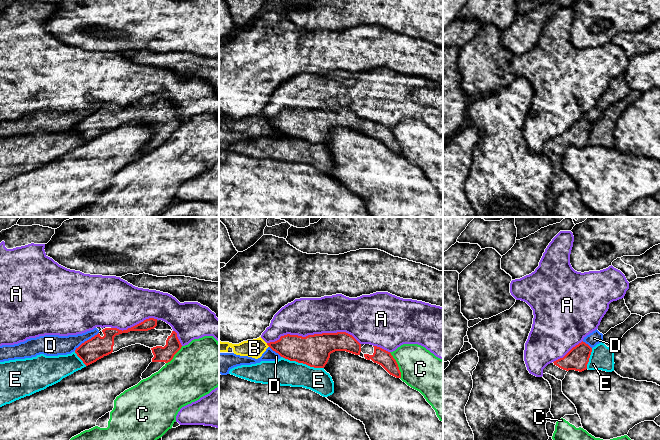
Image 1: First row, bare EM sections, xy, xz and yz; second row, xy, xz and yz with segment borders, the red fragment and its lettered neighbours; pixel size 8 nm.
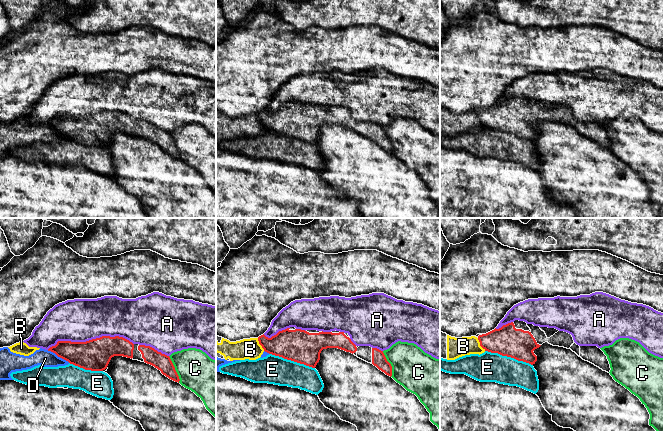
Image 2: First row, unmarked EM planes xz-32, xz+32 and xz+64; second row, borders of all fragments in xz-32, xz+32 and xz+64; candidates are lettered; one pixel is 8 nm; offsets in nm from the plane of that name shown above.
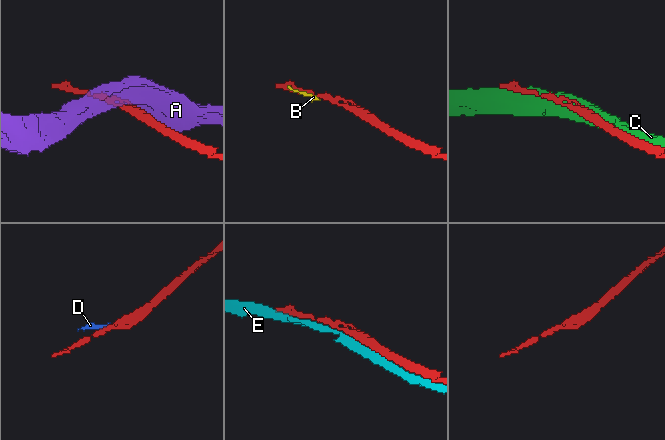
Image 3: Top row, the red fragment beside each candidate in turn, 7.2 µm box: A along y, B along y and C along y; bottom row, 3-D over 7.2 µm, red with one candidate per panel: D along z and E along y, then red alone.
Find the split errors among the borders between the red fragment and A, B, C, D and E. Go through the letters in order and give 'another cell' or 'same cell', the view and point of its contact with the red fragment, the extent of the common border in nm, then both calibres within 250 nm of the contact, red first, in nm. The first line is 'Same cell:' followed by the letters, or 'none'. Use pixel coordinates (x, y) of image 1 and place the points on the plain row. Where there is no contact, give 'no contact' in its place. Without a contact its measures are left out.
Same cell: none
A: another cell | xz (314, 110) | 750 nm | 260/300 nm
B: another cell | xz (268, 121) | 40 nm | 200/150 nm
C: another cell | xz (397, 141) | 240 nm | 130/320 nm
D: another cell | xy (87, 116) | 240 nm | 180/160 nm
E: another cell | xz (302, 138) | 360 nm | 260/220 nm

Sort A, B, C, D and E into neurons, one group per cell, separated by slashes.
A / B D / C / E

